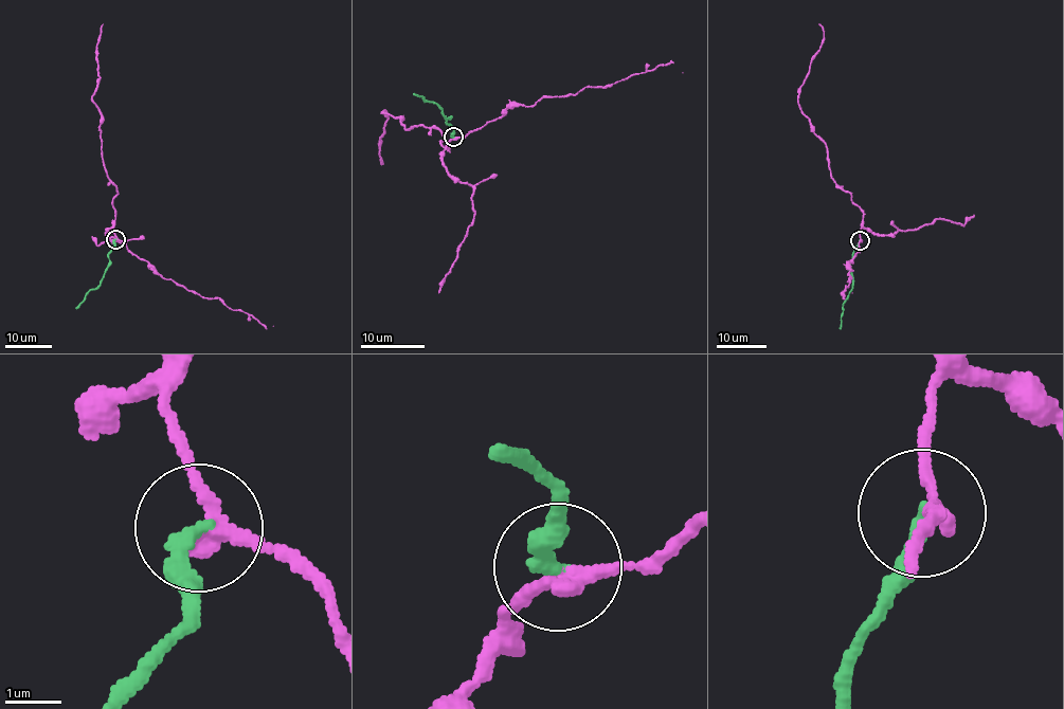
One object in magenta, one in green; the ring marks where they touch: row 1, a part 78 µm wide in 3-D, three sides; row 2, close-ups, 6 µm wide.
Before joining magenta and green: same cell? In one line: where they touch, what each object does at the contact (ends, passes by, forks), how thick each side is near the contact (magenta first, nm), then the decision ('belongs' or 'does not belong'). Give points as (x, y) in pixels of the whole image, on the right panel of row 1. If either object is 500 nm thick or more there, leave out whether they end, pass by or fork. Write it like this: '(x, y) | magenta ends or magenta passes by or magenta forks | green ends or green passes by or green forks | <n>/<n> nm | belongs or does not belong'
(860, 240) | magenta passes by | green ends | 240/260 nm | does not belong

